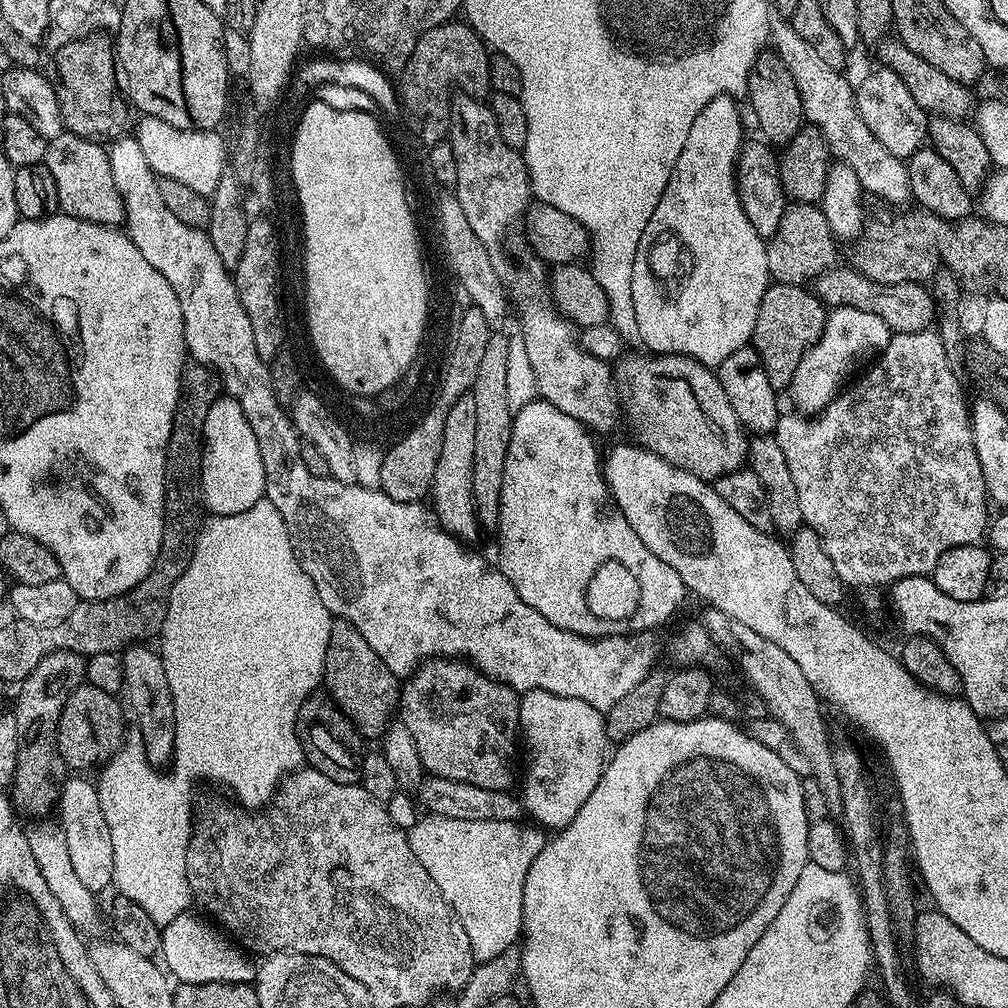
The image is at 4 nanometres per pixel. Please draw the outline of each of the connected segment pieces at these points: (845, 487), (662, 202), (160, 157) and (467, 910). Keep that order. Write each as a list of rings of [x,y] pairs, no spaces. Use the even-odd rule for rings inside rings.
[[[925,330],[895,333],[868,370],[869,372],[857,384],[849,383],[821,412],[812,415],[781,415],[774,429],[776,441],[778,446],[782,446],[782,454],[786,457],[790,474],[794,478],[795,489],[798,490],[803,523],[812,528],[814,534],[818,534],[818,538],[822,538],[822,546],[826,554],[830,554],[830,562],[834,562],[834,570],[838,570],[838,578],[842,578],[845,586],[852,587],[853,584],[856,588],[864,588],[863,590],[872,590],[880,586],[876,584],[891,586],[902,578],[931,574],[938,558],[942,558],[946,550],[954,546],[980,544],[985,539],[990,525],[988,491],[982,478],[982,466],[978,466],[978,450],[974,450],[970,400],[964,397],[965,385],[954,376],[950,370],[950,363],[946,362],[942,338],[938,332]]]
[[[731,95],[714,98],[714,102],[706,102],[702,106],[702,114],[694,118],[694,126],[690,126],[690,134],[686,134],[686,146],[682,146],[682,154],[678,154],[678,162],[670,174],[670,182],[666,182],[666,190],[662,190],[662,198],[658,198],[658,207],[650,214],[650,222],[646,222],[646,230],[642,234],[642,242],[638,242],[638,250],[634,254],[634,318],[638,322],[639,343],[645,344],[652,354],[671,354],[673,356],[689,356],[709,366],[718,366],[734,350],[749,347],[754,330],[754,322],[758,322],[758,306],[762,306],[762,294],[766,294],[770,283],[768,275],[768,245],[750,226],[750,218],[746,218],[740,195],[736,189],[736,160],[740,156],[740,146],[746,139],[744,128],[740,125],[740,108]]]
[[[144,116],[143,119],[135,125],[134,135],[136,141],[142,146],[142,154],[146,154],[146,162],[150,162],[150,166],[152,167],[152,171],[156,173],[157,177],[173,180],[174,182],[182,182],[182,186],[190,186],[190,190],[194,190],[200,196],[211,197],[212,191],[216,189],[218,186],[218,178],[221,176],[221,161],[224,161],[224,152],[220,152],[222,148],[222,138],[221,133],[219,131],[213,130],[210,132],[198,132],[196,130],[178,130],[174,126],[170,126],[166,122],[162,122],[158,118],[154,118],[153,116]]]
[[[429,813],[407,829],[414,856],[425,866],[465,926],[477,963],[496,958],[521,937],[526,874],[546,843],[545,833],[530,826],[515,820],[469,821]]]

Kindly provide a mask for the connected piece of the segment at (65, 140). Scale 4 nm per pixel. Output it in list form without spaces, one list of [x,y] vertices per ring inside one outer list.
[[[67,130],[48,141],[43,164],[54,174],[58,186],[60,212],[86,222],[120,226],[124,224],[124,203],[110,174],[108,148],[103,143],[87,140]]]

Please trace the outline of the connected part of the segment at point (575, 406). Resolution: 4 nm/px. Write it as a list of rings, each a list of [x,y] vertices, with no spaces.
[[[457,95],[451,101],[451,118],[450,143],[458,172],[459,201],[466,219],[470,222],[470,230],[474,230],[474,234],[478,234],[478,242],[486,246],[490,262],[497,259],[499,280],[508,294],[515,315],[516,312],[520,315],[518,334],[524,343],[524,358],[534,369],[539,399],[550,402],[550,406],[558,406],[562,414],[570,414],[570,418],[574,418],[589,430],[597,428],[600,432],[608,432],[611,428],[618,427],[620,420],[622,424],[622,405],[618,399],[613,369],[609,361],[599,360],[588,352],[578,335],[577,325],[567,316],[561,316],[556,303],[552,301],[549,265],[540,260],[538,254],[528,245],[528,236],[524,233],[524,217],[528,215],[528,205],[533,203],[534,197],[523,155],[517,149],[506,146],[502,133],[498,131],[498,122],[494,122],[491,107],[483,99]]]

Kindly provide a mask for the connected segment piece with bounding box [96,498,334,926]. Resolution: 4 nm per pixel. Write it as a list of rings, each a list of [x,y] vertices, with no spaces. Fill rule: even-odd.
[[[267,498],[254,502],[254,506],[250,506],[250,510],[242,510],[242,514],[230,514],[229,516],[212,516],[211,518],[203,521],[200,532],[196,535],[196,546],[192,549],[192,561],[188,563],[188,569],[178,577],[174,582],[174,590],[170,590],[170,602],[166,610],[166,622],[162,626],[158,637],[158,653],[161,658],[162,666],[165,667],[166,679],[169,682],[170,693],[173,694],[174,702],[174,717],[175,717],[175,731],[174,731],[174,748],[171,758],[170,767],[167,770],[157,770],[150,765],[144,757],[144,748],[140,742],[125,742],[120,745],[120,749],[114,753],[108,763],[99,769],[100,780],[96,784],[96,789],[100,795],[102,802],[102,814],[106,814],[106,826],[110,826],[110,842],[114,842],[114,878],[112,879],[115,891],[119,895],[130,898],[134,902],[138,902],[138,906],[142,906],[142,910],[146,910],[146,914],[150,914],[150,918],[154,918],[154,922],[161,926],[174,922],[174,918],[185,915],[189,897],[186,895],[188,892],[188,878],[184,875],[184,851],[188,848],[188,843],[192,837],[192,829],[194,827],[194,811],[192,812],[192,791],[196,788],[196,783],[199,780],[209,780],[212,784],[225,784],[234,795],[235,799],[239,801],[245,809],[260,810],[271,801],[272,797],[276,795],[276,789],[279,788],[281,779],[287,777],[289,774],[296,771],[305,763],[304,747],[300,744],[300,739],[296,733],[296,719],[300,713],[300,708],[304,705],[304,700],[310,695],[313,695],[321,687],[324,678],[324,663],[326,662],[326,646],[330,646],[330,630],[332,629],[332,621],[334,617],[332,613],[326,610],[326,606],[322,606],[322,598],[318,598],[318,590],[314,586],[314,582],[310,582],[310,574],[306,574],[306,570],[302,570],[302,566],[298,562],[298,558],[292,549],[290,542],[290,534],[286,530],[286,522],[282,522],[282,514],[278,514],[278,510],[274,506],[274,502],[270,502]]]

